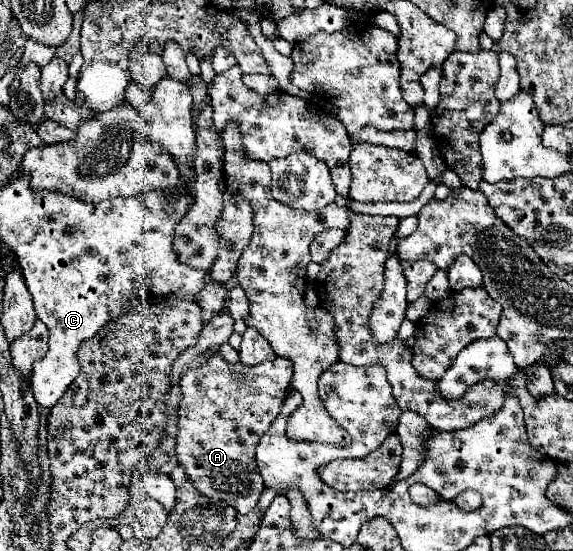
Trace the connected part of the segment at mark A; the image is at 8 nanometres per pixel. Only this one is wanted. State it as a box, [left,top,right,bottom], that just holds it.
[177,353,291,515]

